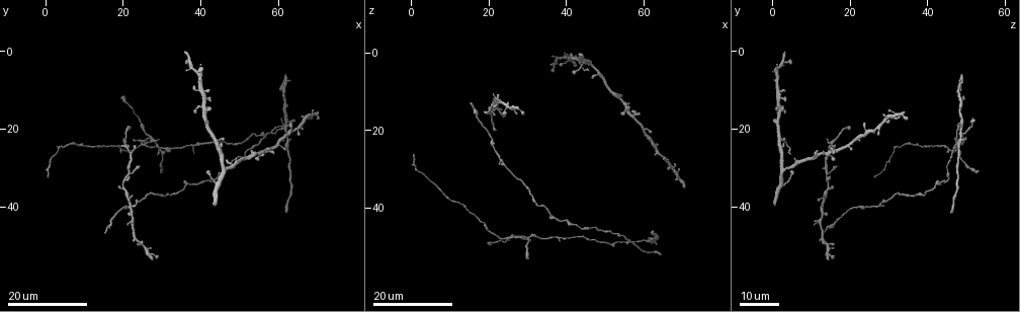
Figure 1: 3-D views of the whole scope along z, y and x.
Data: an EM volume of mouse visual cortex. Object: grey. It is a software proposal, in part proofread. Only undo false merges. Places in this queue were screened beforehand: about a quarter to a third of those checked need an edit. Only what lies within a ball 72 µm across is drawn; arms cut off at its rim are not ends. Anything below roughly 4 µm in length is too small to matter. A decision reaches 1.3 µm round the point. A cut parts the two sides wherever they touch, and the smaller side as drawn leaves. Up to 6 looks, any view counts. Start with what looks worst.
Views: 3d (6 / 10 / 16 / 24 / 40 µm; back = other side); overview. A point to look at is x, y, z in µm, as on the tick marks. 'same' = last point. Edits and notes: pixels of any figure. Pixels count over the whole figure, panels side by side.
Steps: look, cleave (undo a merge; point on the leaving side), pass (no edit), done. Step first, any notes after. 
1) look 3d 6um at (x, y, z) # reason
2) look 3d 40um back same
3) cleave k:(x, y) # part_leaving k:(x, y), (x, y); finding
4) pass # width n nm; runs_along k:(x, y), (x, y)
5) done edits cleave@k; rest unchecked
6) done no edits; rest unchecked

look 3d 16um at (56.0, 21.5, 48.5) # four-way junction

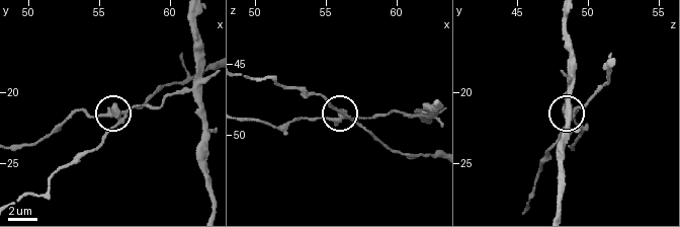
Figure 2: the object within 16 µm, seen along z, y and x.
look 3d 6um at (56.4, 22.0, 48.8) # zoom in

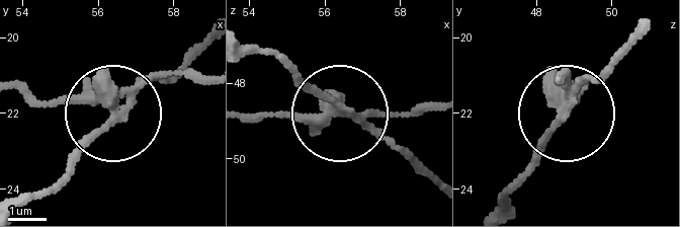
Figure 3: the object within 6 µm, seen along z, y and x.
cleave 3:(93, 140) # width 310 nm; part_leaving 3:(125, 107), (52, 181), (22, 195); two neurons meet here

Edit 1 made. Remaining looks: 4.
look overview

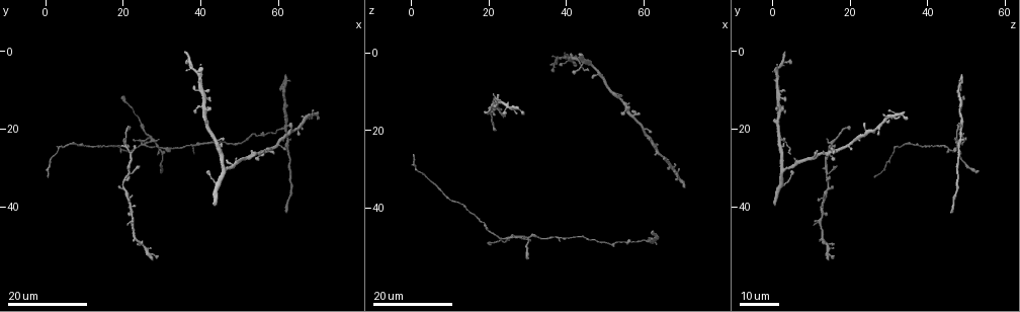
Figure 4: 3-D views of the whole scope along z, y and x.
look 3d 16um at (19.5, 25.5, 45.5) # two arms in line, one across

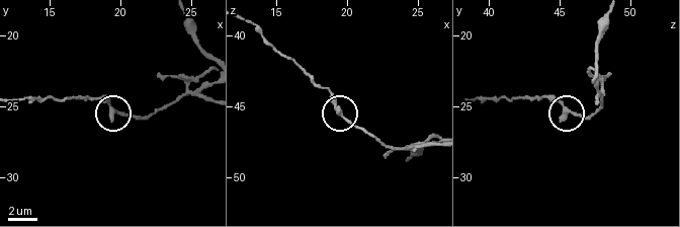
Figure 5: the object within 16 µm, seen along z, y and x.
look 3d 10um at (20.2, 25.6, 45.8) # zoom in

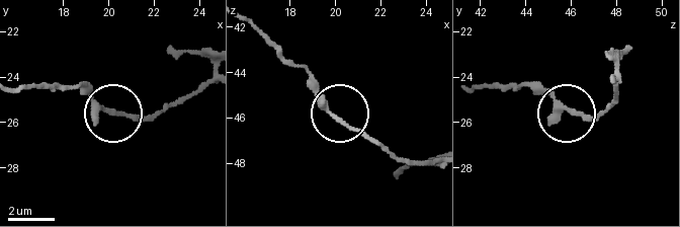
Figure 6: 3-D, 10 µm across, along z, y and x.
pass # width 200 nm; runs_along 6:(206, 80), (154, 114), (107, 111), (81, 86); all the same neuron

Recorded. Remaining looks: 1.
done edits cleave@3; rest unchecked

